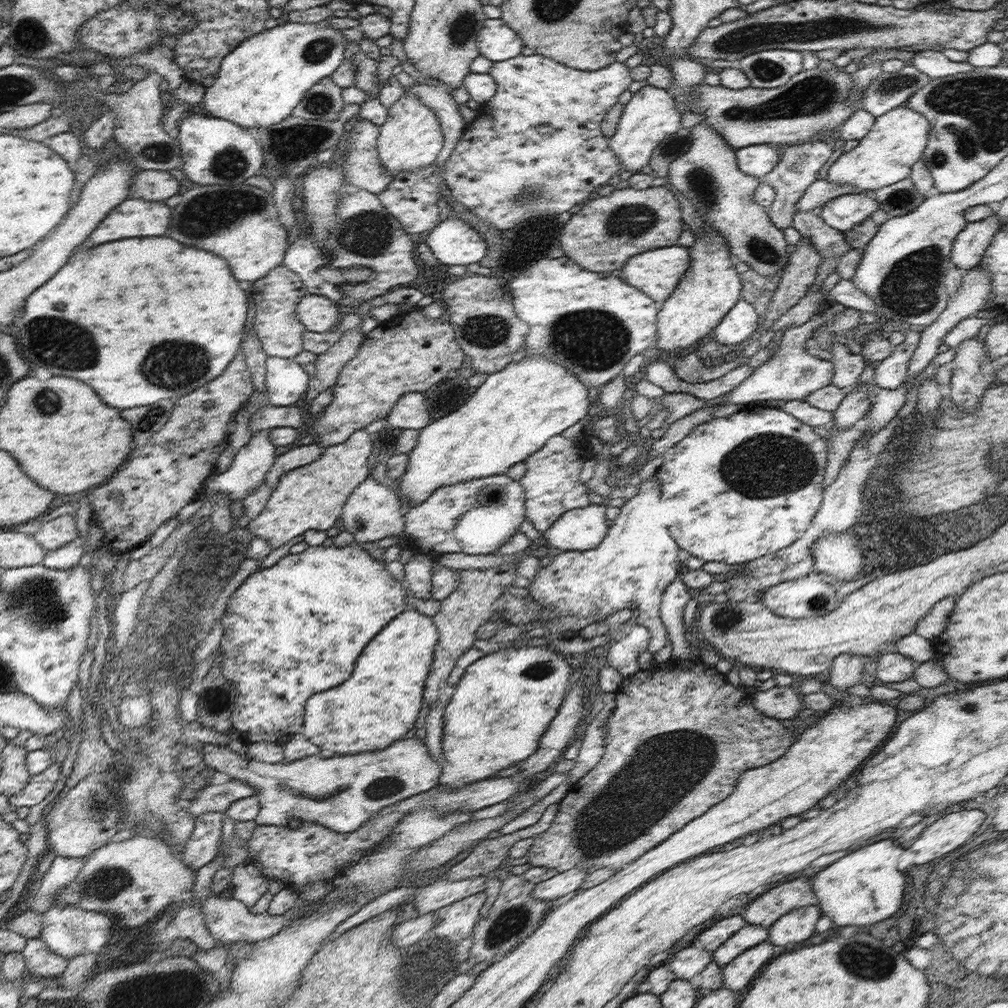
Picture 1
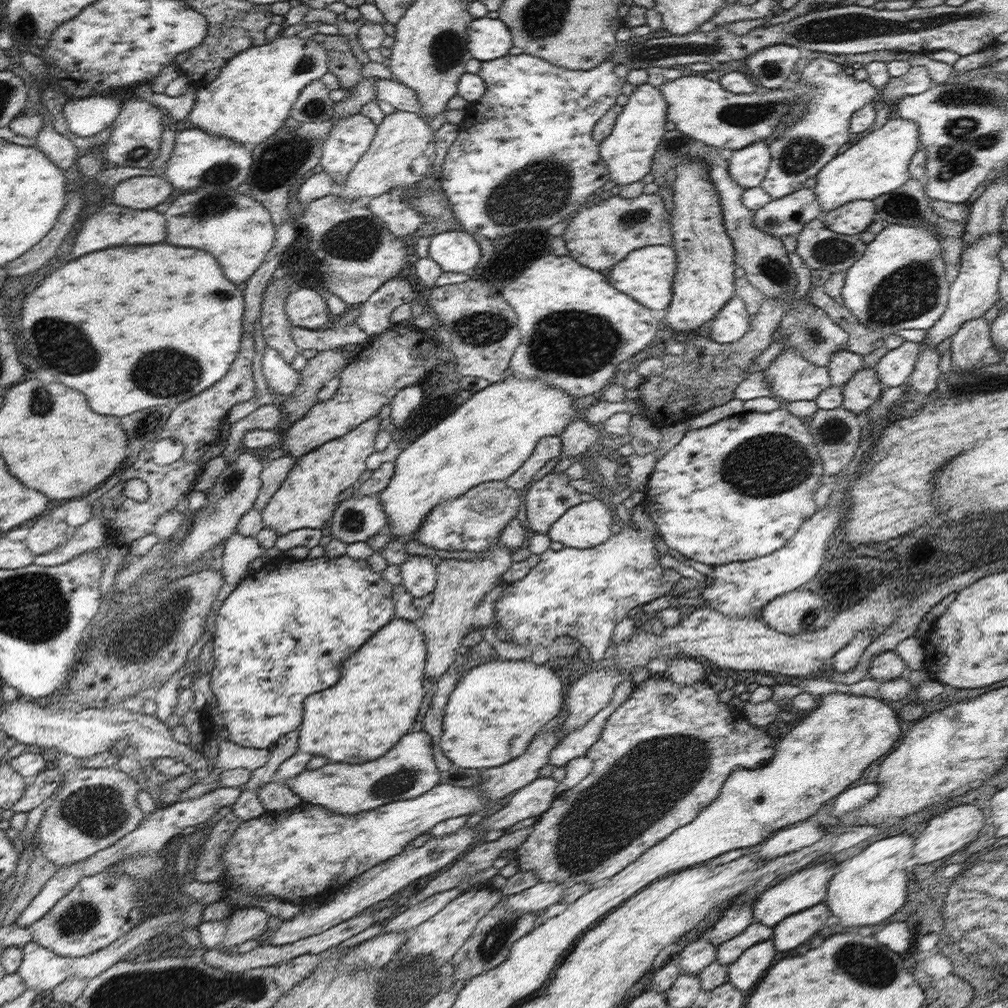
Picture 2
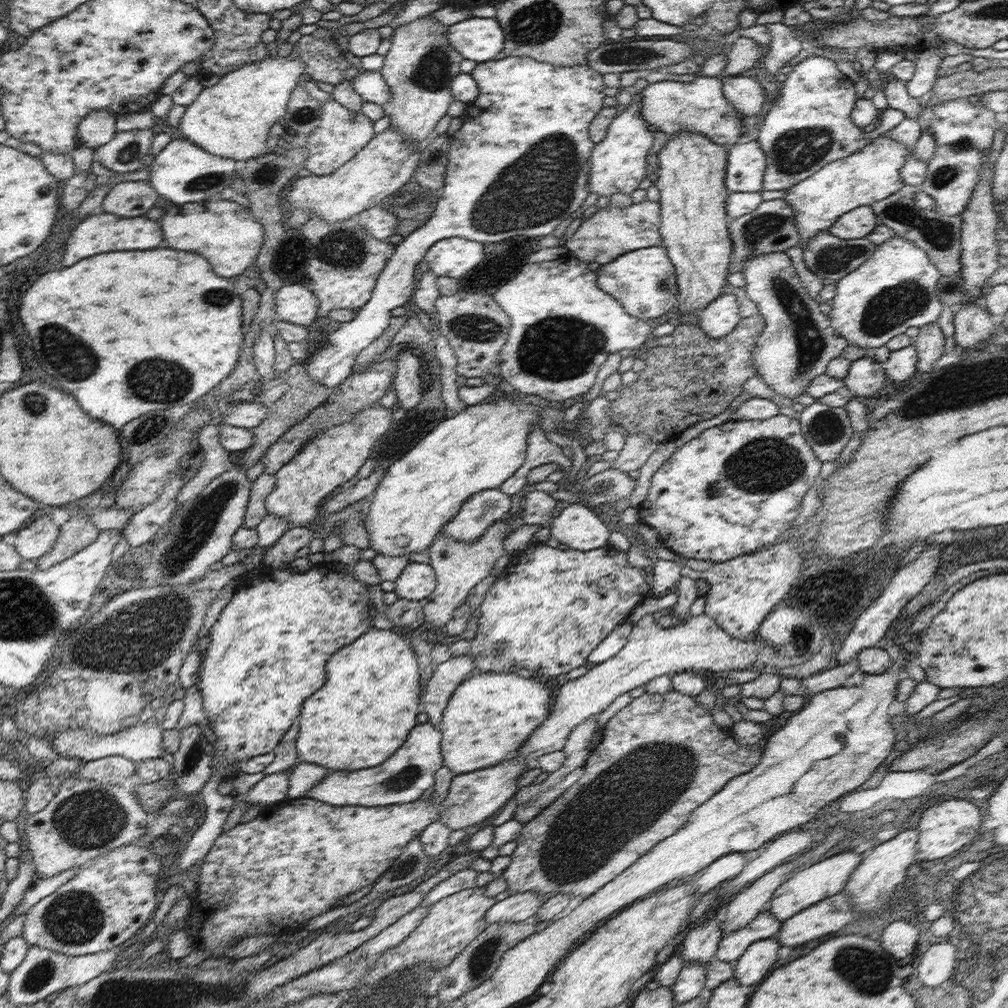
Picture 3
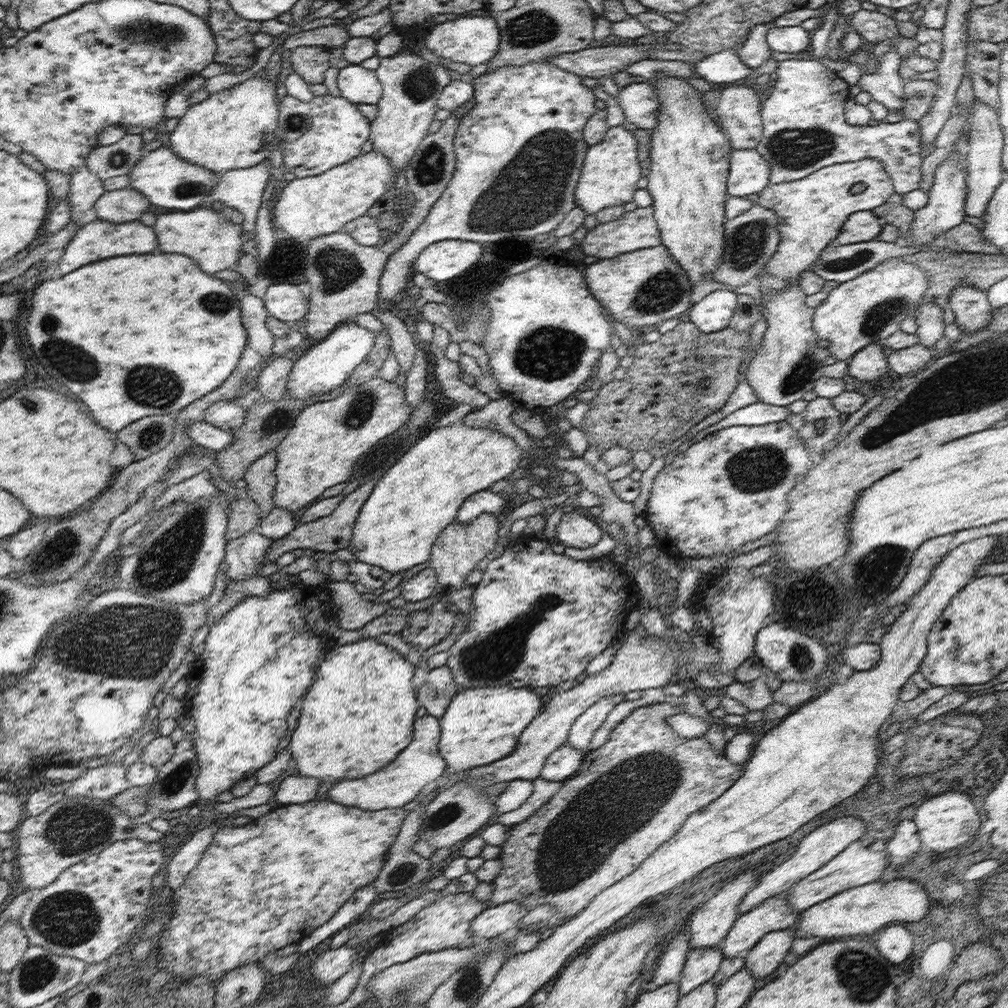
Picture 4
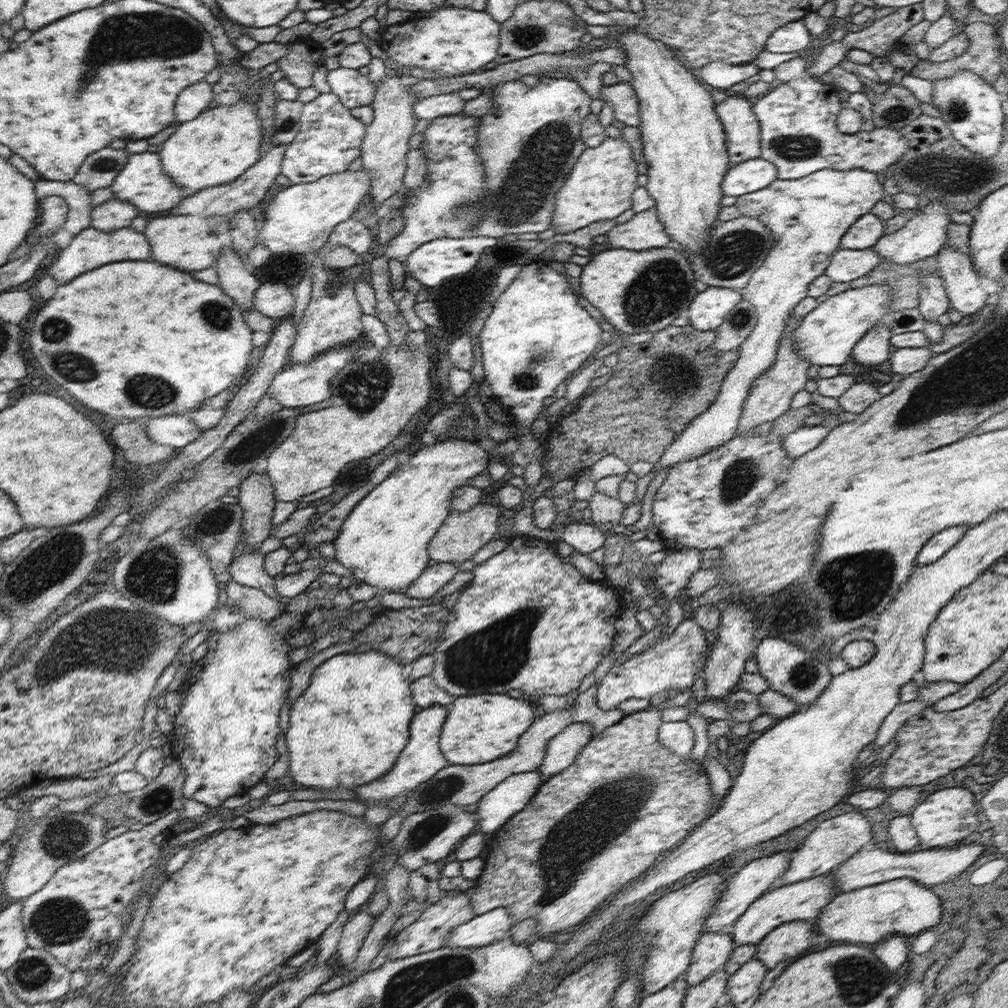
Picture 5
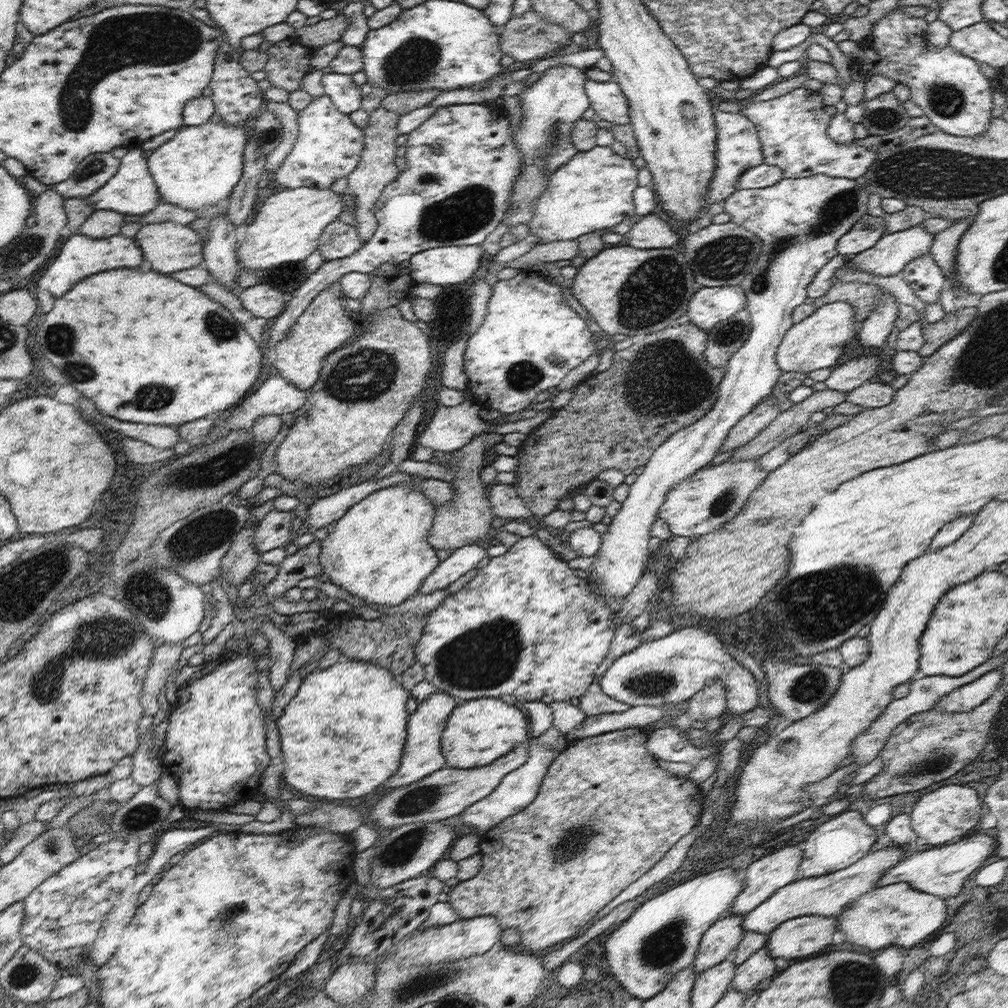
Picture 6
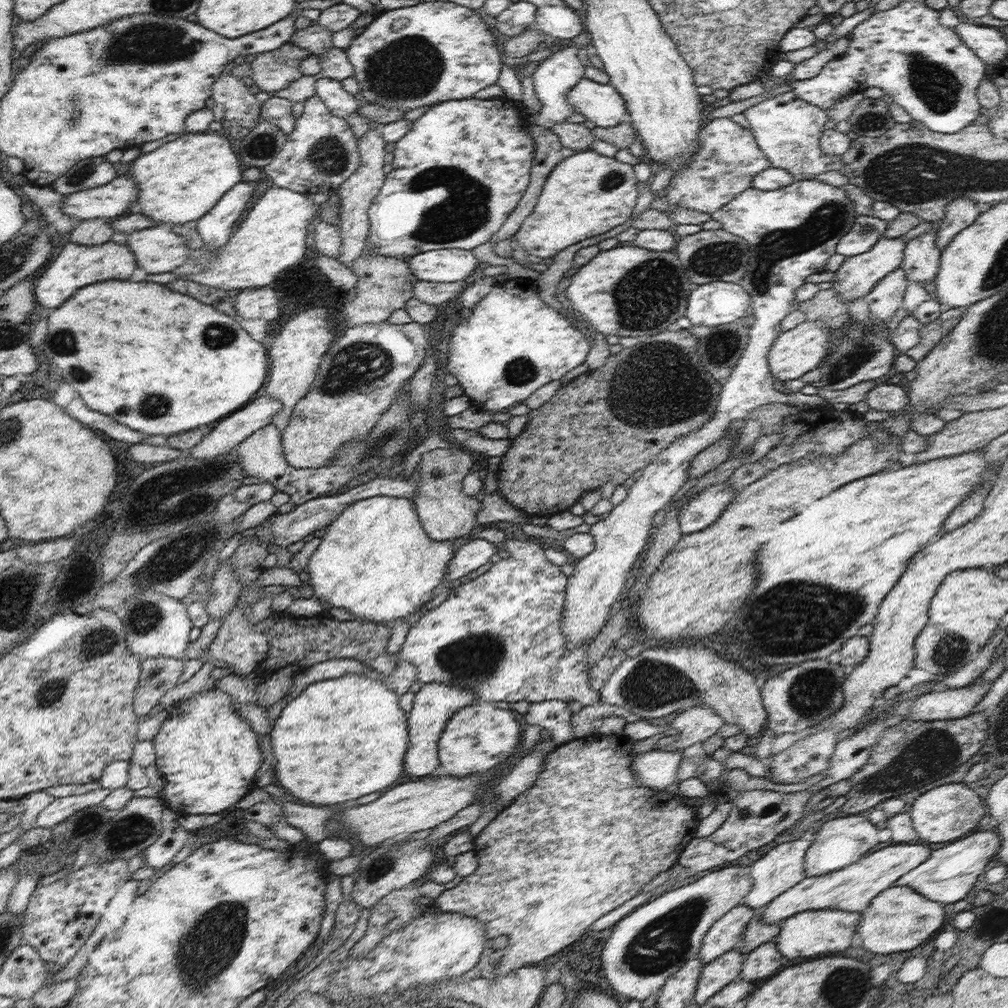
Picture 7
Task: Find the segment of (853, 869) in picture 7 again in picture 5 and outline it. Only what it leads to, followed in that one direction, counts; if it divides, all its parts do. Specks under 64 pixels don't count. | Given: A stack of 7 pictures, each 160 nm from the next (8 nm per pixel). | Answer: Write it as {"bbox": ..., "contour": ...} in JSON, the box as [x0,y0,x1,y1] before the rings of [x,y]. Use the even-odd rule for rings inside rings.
{"bbox":[730,873,839,946],"contour":[[[829,873],[801,880],[794,884],[787,884],[774,888],[770,892],[758,897],[749,907],[748,910],[735,922],[730,932],[735,946],[743,944],[757,945],[769,932],[772,932],[782,923],[790,921],[808,921],[810,918],[820,916],[820,910],[832,902],[839,892],[835,889],[835,874]]]}

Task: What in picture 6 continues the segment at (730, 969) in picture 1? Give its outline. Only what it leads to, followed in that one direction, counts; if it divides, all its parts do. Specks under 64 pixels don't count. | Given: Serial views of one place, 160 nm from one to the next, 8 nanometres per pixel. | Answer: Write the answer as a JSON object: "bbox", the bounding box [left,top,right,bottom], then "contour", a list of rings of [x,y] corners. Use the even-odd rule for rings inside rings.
{"bbox":[766,916,836,958],"contour":[[[800,916],[786,920],[769,933],[766,948],[776,958],[810,956],[832,944],[836,918],[830,916]]]}

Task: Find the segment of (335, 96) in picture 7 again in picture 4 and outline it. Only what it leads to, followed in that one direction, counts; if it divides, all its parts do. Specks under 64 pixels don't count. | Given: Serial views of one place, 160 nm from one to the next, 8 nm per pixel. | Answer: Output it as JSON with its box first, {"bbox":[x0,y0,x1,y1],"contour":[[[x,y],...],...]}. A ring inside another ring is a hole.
{"bbox":[337,64,383,104],"contour":[[[348,64],[339,69],[337,87],[344,98],[354,104],[378,104],[383,88],[375,70],[359,64]]]}

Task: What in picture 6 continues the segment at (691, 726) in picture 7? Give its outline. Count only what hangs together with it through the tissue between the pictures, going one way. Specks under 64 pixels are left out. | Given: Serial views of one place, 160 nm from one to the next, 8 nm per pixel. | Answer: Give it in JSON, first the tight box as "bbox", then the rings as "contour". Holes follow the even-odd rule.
{"bbox":[687,680,726,722],"contour":[[[719,680],[705,686],[702,691],[688,702],[687,714],[692,720],[705,722],[709,718],[718,718],[726,711],[726,691]]]}

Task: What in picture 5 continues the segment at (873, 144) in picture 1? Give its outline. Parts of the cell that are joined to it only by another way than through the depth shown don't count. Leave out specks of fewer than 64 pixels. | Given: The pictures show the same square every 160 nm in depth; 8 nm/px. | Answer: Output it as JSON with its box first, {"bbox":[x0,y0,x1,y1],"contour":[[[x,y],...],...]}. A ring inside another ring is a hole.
{"bbox":[652,168,886,473],"contour":[[[860,168],[846,171],[823,169],[796,180],[777,178],[762,190],[738,197],[736,207],[742,215],[754,217],[766,225],[774,240],[762,266],[752,273],[748,286],[740,290],[741,299],[754,306],[757,323],[739,346],[738,358],[728,371],[715,401],[708,410],[692,419],[684,432],[665,448],[652,471],[658,473],[664,466],[672,467],[685,460],[700,458],[726,445],[734,437],[750,389],[776,362],[791,312],[808,297],[812,281],[825,273],[848,228],[886,197],[881,175]]]}

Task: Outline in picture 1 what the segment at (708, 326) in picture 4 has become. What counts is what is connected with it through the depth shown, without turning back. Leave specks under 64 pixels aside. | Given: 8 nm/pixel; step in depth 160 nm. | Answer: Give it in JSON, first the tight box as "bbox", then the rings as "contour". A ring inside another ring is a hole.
{"bbox":[713,299,759,346],"contour":[[[740,299],[713,330],[713,338],[722,344],[737,346],[757,330],[759,319],[754,306]]]}

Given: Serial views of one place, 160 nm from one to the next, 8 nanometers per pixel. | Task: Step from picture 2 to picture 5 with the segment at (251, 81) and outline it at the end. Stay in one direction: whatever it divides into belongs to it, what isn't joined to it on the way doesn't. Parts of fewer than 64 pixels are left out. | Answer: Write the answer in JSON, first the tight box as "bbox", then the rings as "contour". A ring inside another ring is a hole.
{"bbox":[158,95,262,197],"contour":[[[248,95],[230,106],[227,104],[211,105],[194,120],[180,123],[174,134],[165,140],[158,153],[160,154],[160,161],[162,161],[162,169],[178,187],[182,187],[184,197],[190,197],[208,187],[232,183],[262,158],[260,157],[262,121],[258,116],[257,108],[252,106],[255,99]]]}

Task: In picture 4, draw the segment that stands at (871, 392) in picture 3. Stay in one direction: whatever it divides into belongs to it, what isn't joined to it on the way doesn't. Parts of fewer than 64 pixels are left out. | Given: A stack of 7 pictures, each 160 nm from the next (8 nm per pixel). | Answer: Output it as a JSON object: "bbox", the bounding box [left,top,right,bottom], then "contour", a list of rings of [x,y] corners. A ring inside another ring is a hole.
{"bbox":[849,343,889,381],"contour":[[[878,343],[867,344],[849,361],[850,376],[854,380],[870,381],[880,378],[889,369],[888,357],[883,346]]]}

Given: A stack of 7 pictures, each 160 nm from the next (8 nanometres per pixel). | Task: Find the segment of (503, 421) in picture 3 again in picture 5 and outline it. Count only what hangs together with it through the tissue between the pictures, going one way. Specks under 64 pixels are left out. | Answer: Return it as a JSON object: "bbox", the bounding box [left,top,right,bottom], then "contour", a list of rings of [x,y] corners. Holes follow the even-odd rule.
{"bbox":[333,437,519,591],"contour":[[[448,437],[431,447],[423,445],[410,457],[408,463],[398,463],[393,473],[386,480],[378,483],[362,500],[359,500],[343,520],[339,535],[333,542],[335,559],[353,574],[353,578],[362,580],[374,588],[386,588],[390,591],[407,589],[428,568],[431,558],[427,546],[442,526],[444,519],[450,514],[449,504],[453,492],[461,486],[466,486],[468,480],[476,475],[485,474],[492,455],[502,459],[505,454],[516,451],[519,448],[518,441],[518,439],[510,439],[496,444],[495,454],[486,452],[478,440],[470,442]]]}

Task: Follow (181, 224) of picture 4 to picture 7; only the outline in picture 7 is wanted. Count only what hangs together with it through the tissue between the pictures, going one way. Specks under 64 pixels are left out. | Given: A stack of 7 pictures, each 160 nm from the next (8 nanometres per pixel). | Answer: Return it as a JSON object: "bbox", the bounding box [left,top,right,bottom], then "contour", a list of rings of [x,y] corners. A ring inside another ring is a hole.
{"bbox":[127,224,192,274],"contour":[[[161,224],[156,228],[149,227],[140,231],[134,231],[127,236],[128,248],[134,253],[138,266],[148,272],[148,274],[160,274],[162,272],[172,272],[178,268],[192,253],[187,245],[186,239],[182,235],[173,232],[169,224]]]}

